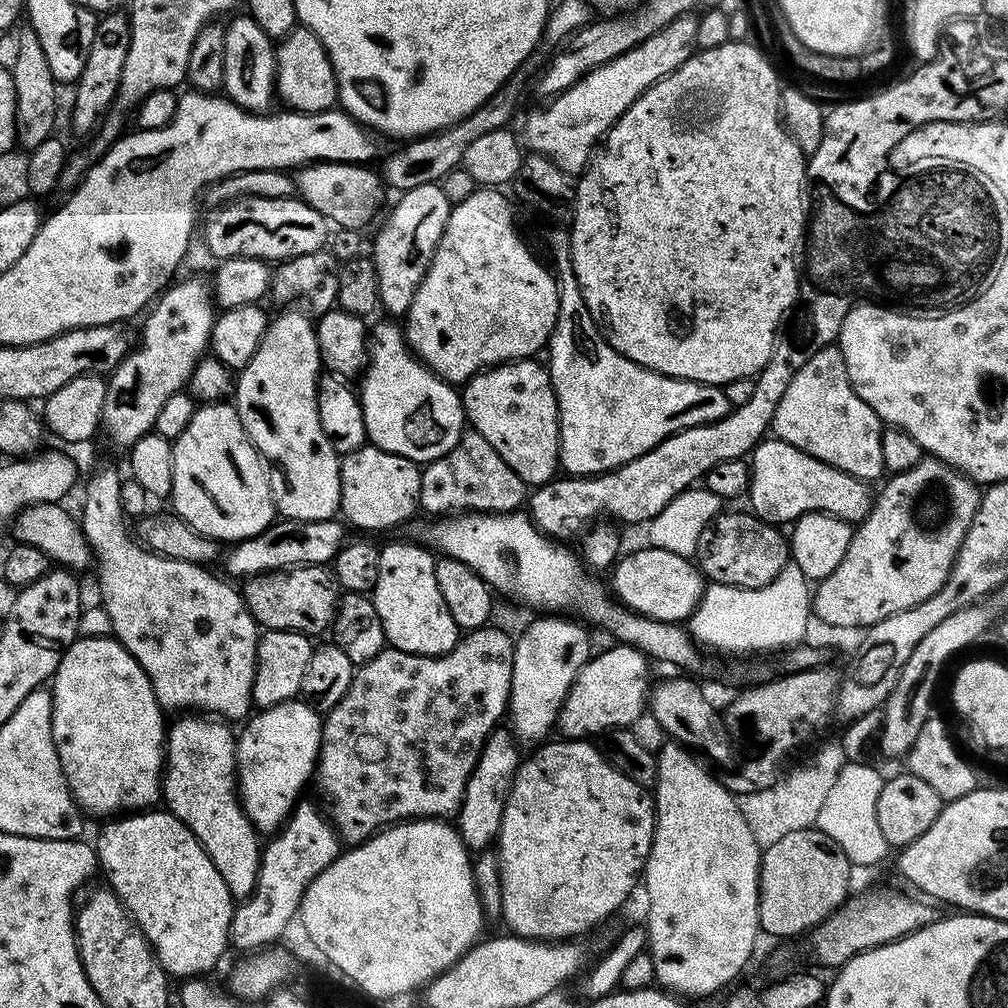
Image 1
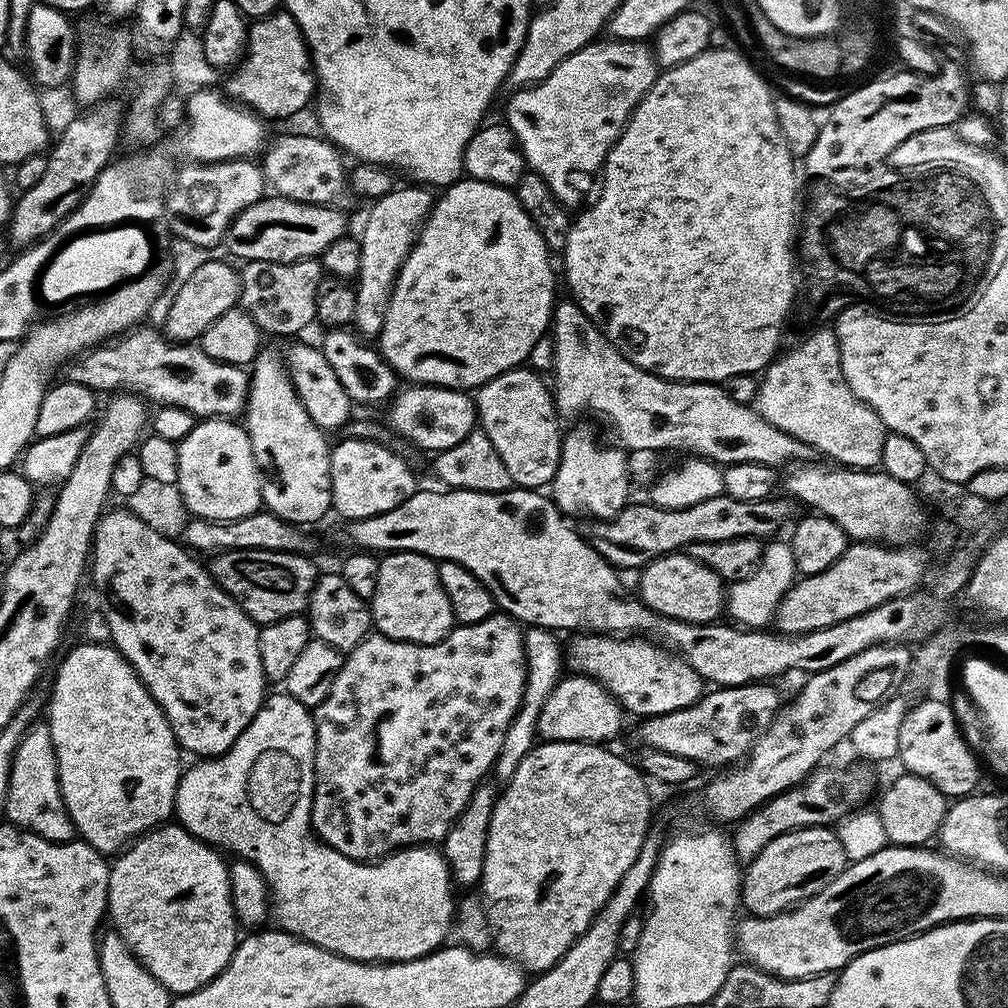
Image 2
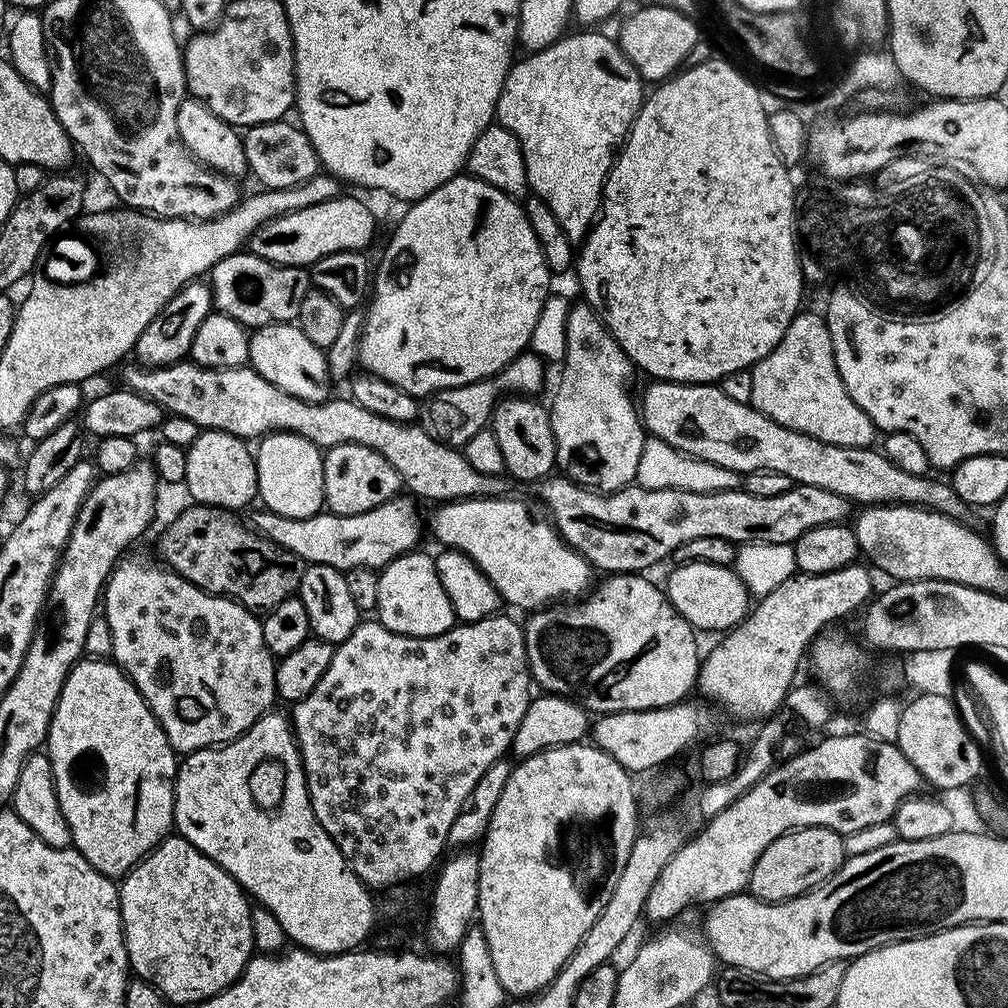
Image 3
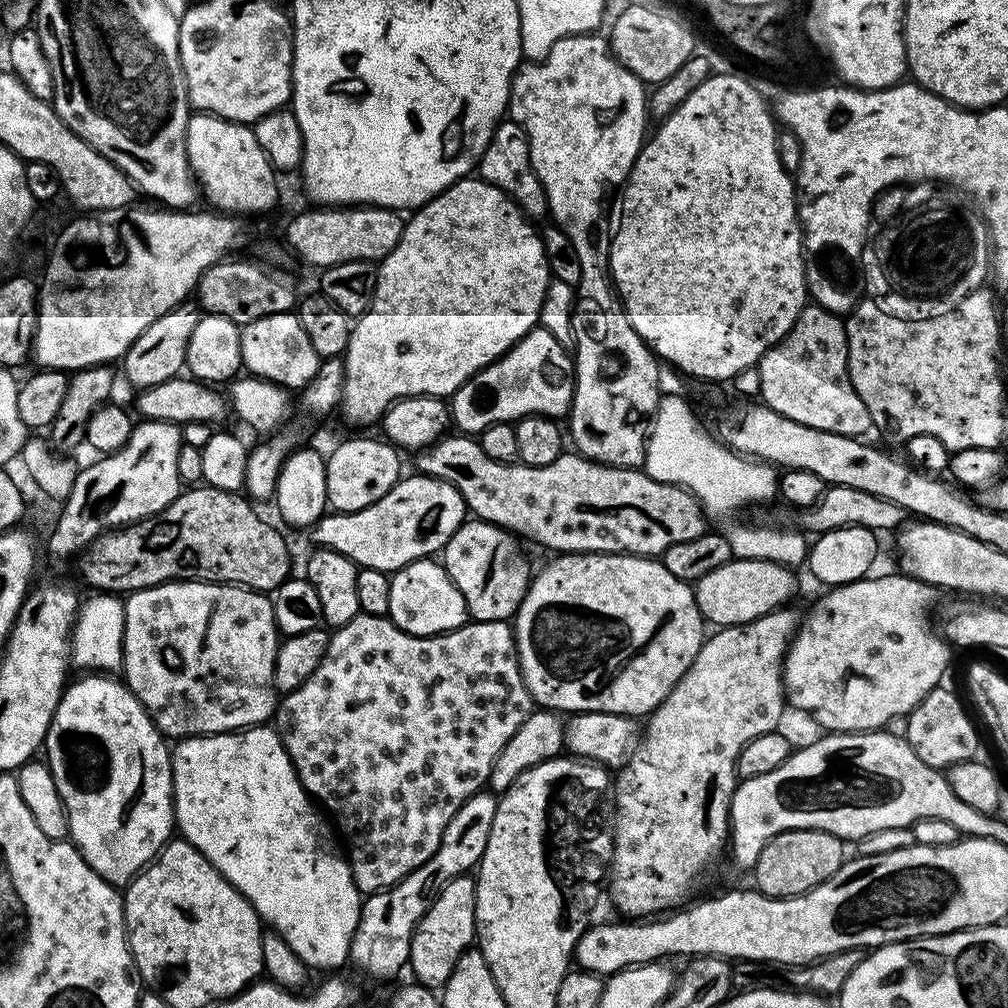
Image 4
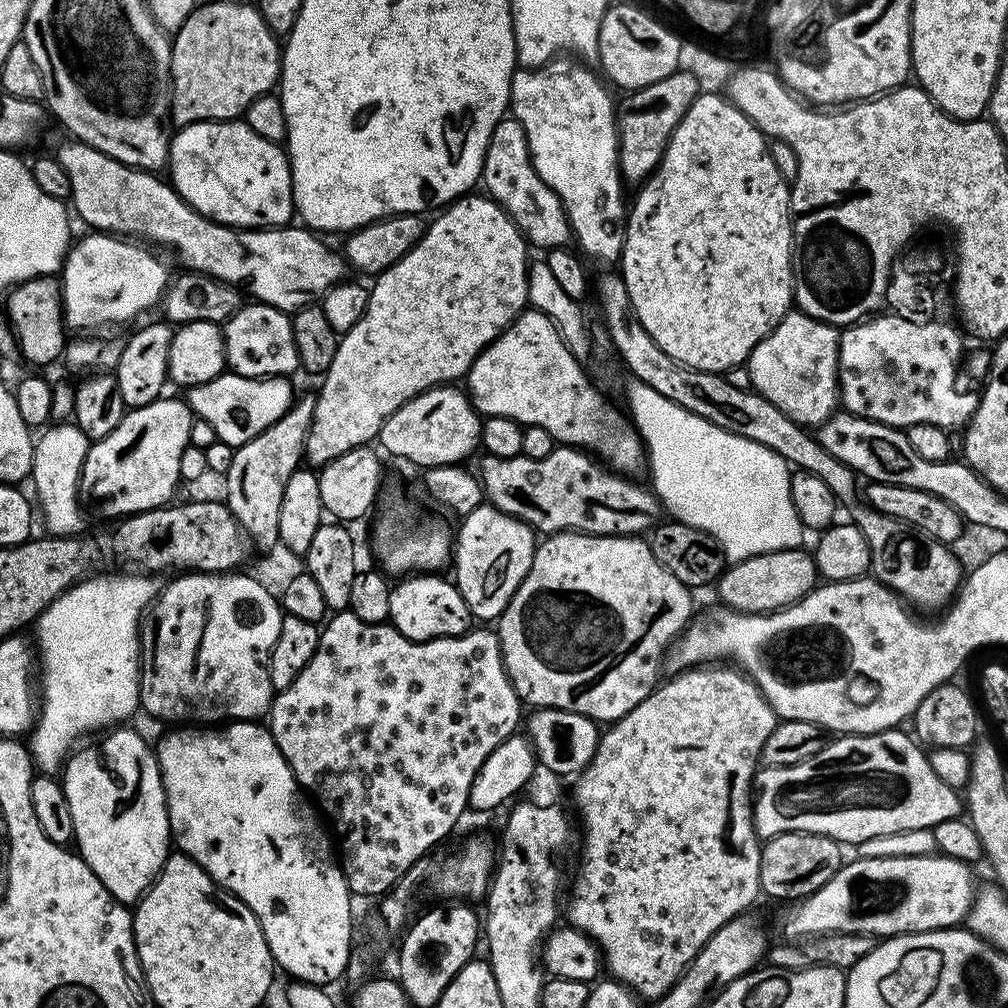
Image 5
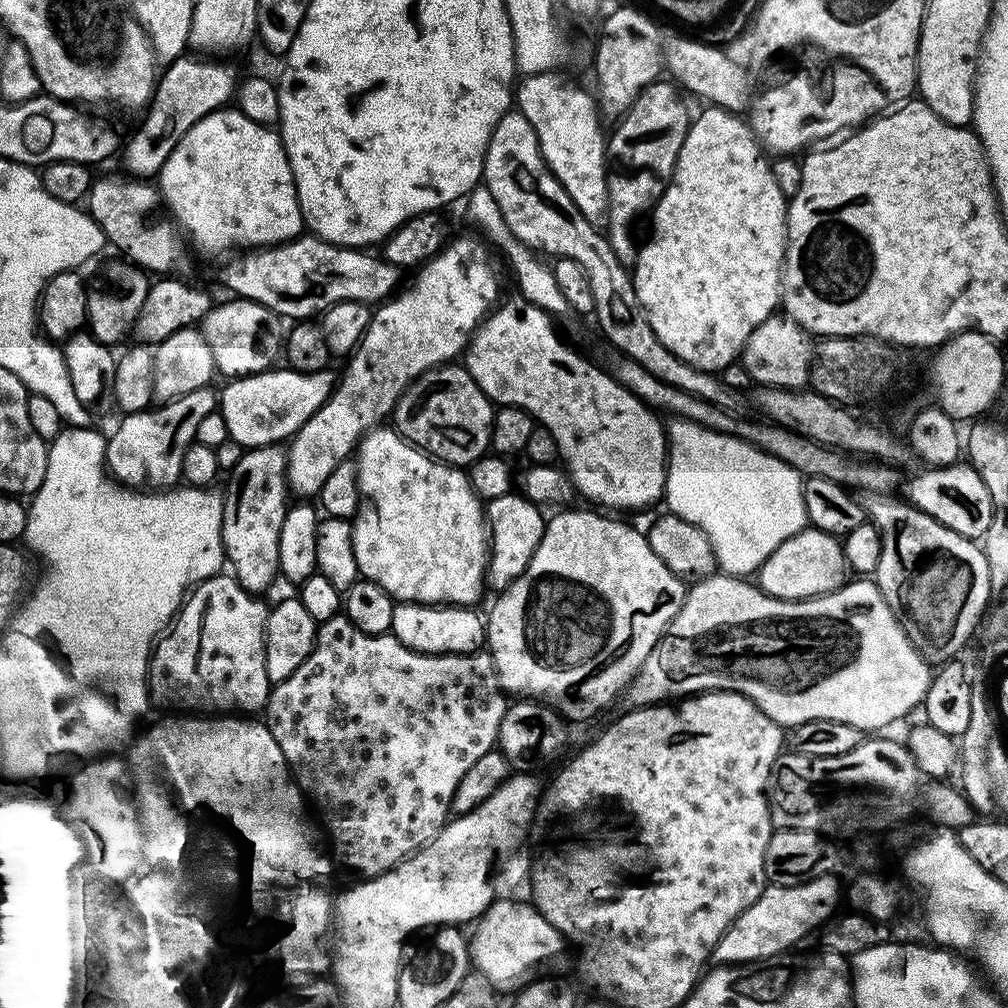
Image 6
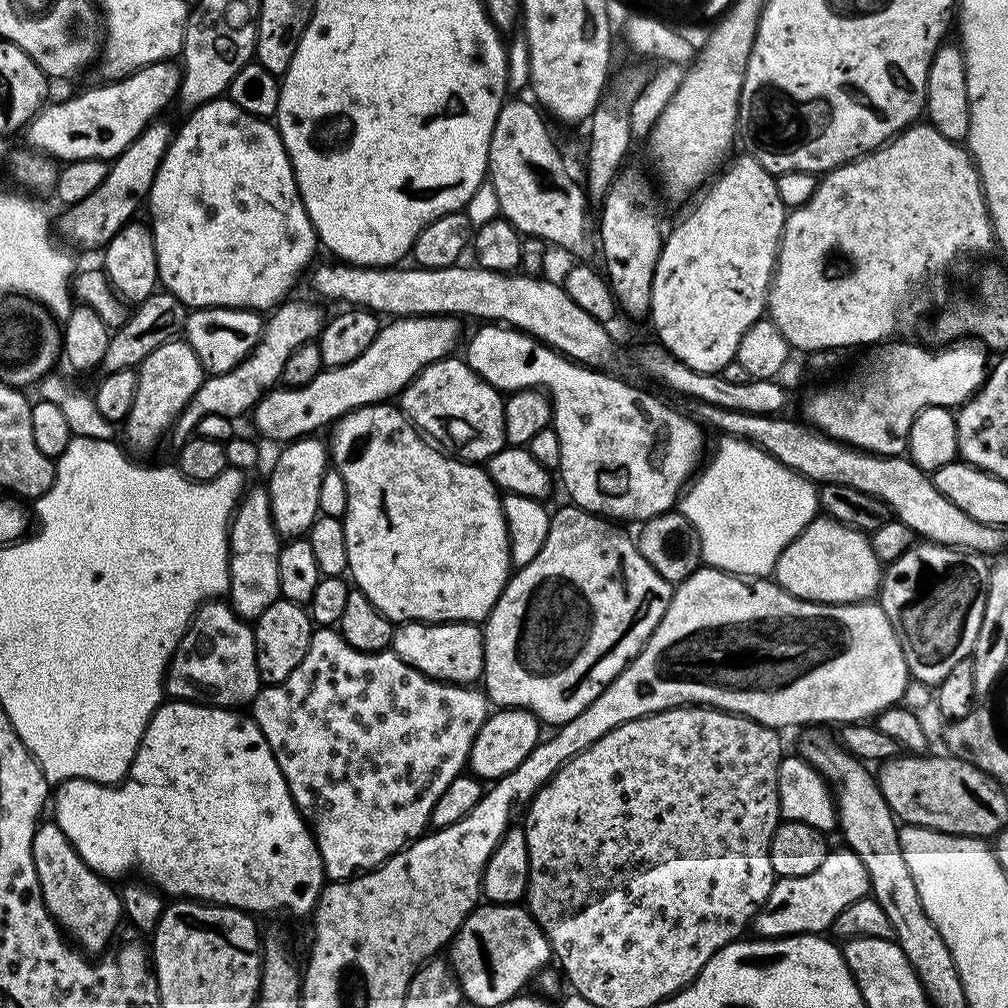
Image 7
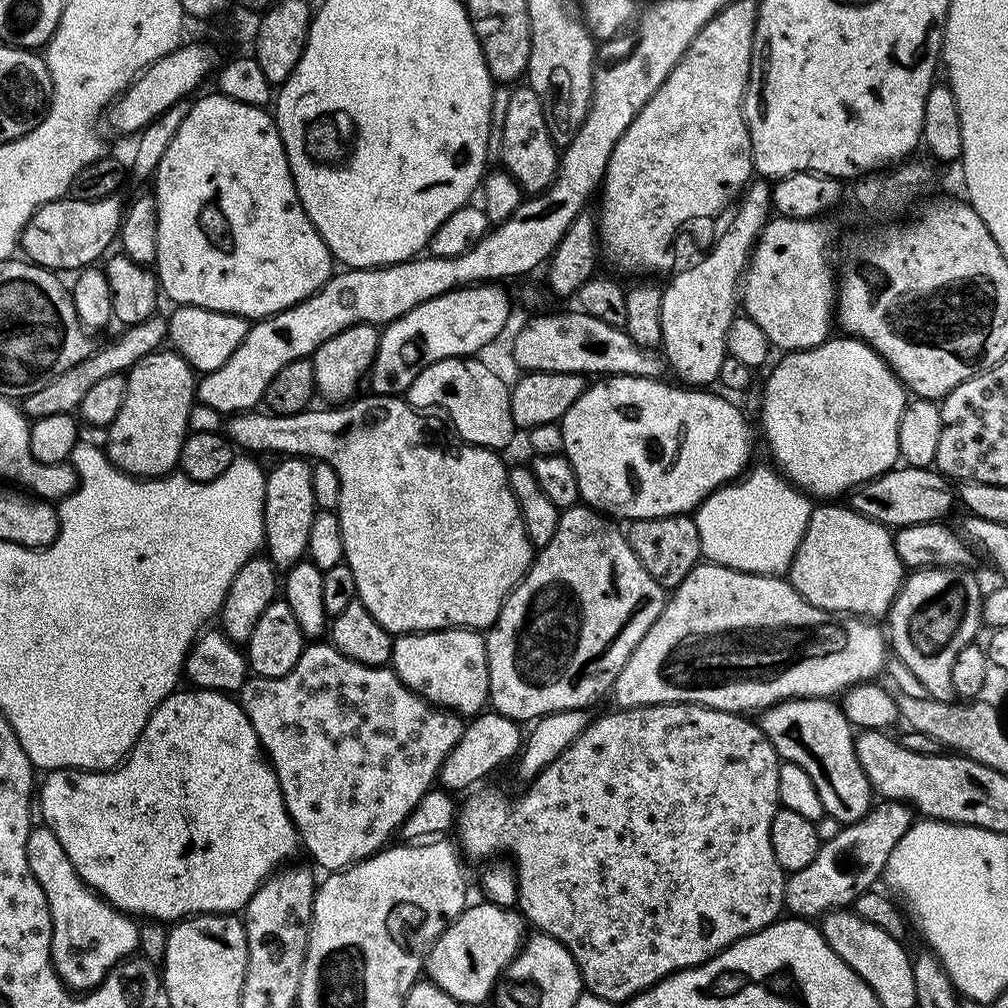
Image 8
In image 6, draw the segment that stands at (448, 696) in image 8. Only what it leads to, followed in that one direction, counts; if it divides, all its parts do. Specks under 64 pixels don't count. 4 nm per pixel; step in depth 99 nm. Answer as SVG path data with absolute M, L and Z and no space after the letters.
M400 602L396 604L392 618L391 635L398 638L398 642L405 644L415 652L425 652L428 656L461 656L467 652L478 652L486 644L486 624L480 616L468 606L437 606L434 604L413 604Z

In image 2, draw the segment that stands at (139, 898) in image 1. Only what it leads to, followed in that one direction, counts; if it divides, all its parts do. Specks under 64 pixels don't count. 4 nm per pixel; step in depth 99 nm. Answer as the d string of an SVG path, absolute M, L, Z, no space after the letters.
M165 822L137 836L111 861L108 913L116 923L115 931L124 937L142 966L176 996L190 994L220 976L236 952L238 921L232 905L228 864L223 858L213 845L199 840L178 822Z

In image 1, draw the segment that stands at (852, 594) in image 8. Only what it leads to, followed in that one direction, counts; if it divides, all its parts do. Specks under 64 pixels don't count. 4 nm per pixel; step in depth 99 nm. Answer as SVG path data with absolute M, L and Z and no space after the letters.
M643 547L616 560L610 572L611 591L624 607L643 616L655 620L687 621L704 597L705 577L687 556L670 554L670 550L661 548Z

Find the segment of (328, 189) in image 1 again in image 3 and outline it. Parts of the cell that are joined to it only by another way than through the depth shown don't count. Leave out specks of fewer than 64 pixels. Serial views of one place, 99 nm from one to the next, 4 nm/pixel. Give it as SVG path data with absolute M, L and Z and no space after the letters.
M287 119L274 122L262 122L247 129L242 139L245 150L245 162L250 174L261 183L261 187L270 189L288 189L300 185L315 177L320 170L320 159L304 129L295 123L288 124Z

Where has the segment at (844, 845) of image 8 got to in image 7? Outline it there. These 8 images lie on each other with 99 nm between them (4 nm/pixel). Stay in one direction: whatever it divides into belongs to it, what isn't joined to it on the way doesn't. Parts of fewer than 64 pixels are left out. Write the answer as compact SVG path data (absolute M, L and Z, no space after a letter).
M847 846L829 850L822 866L814 870L814 874L802 874L802 878L779 877L766 902L756 912L754 932L757 937L766 940L777 940L783 936L807 936L824 934L831 929L834 918L850 906L850 902L858 902L858 898L869 895L868 875L862 858L854 854Z

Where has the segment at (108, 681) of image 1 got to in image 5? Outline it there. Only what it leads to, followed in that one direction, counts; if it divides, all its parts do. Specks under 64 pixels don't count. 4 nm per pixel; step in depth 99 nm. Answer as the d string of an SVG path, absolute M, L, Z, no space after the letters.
M113 727L107 734L101 735L104 737L101 738L100 744L92 744L89 748L77 747L63 761L62 783L78 854L84 859L86 866L94 870L102 886L110 890L110 894L119 904L132 906L156 881L162 866L168 860L168 844L170 848L172 830L168 827L168 800L164 797L160 763L156 760L153 745L148 745L134 729L128 727Z

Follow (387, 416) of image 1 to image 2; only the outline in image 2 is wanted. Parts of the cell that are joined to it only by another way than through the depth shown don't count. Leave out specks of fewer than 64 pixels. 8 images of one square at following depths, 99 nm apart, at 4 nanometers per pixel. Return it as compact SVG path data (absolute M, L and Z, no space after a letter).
M408 386L408 389L397 391L390 407L387 409L388 420L392 428L404 440L425 448L429 454L444 452L450 446L458 446L462 438L466 438L477 427L476 401L467 391L454 388L441 388L439 386Z

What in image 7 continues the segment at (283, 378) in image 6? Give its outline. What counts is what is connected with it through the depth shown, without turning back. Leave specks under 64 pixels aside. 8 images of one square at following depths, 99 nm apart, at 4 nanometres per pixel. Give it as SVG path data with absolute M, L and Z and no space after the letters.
M406 316L385 323L374 338L374 342L370 342L370 346L366 346L366 350L358 354L354 362L337 368L325 367L301 388L277 386L261 397L254 407L257 430L268 440L291 442L311 437L319 433L316 432L319 428L327 429L341 416L354 411L355 408L365 408L367 404L379 404L399 397L408 383L428 364L434 363L435 360L443 360L451 353L448 351L460 340L460 324L461 321L454 316Z

